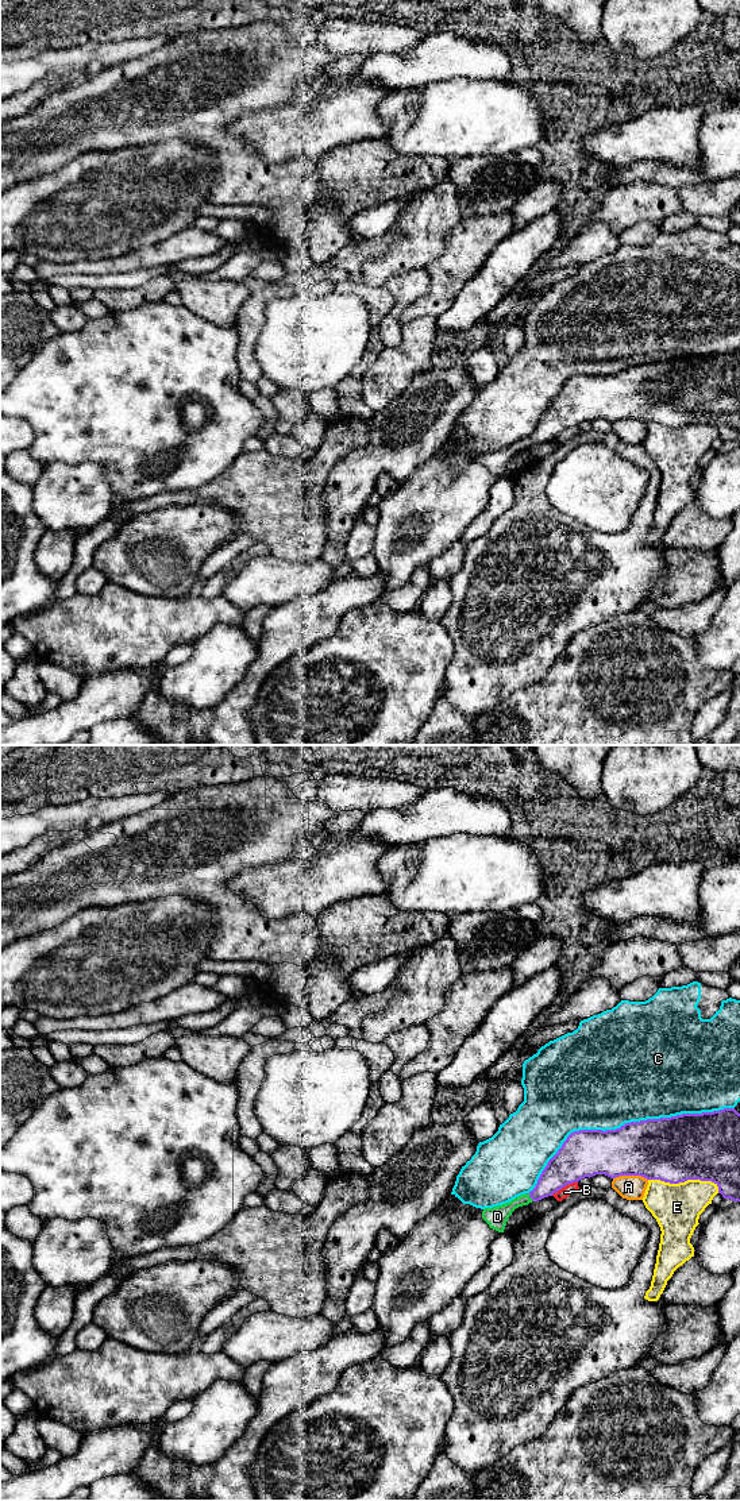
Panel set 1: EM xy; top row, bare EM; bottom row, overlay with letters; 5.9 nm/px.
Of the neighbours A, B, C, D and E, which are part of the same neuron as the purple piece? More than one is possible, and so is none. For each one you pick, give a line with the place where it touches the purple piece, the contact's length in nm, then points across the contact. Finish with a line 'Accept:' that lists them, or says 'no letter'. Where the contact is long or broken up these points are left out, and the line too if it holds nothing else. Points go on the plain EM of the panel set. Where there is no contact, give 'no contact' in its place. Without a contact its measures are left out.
D: contact xy (531, 442); length 60 nm
Accept: D

